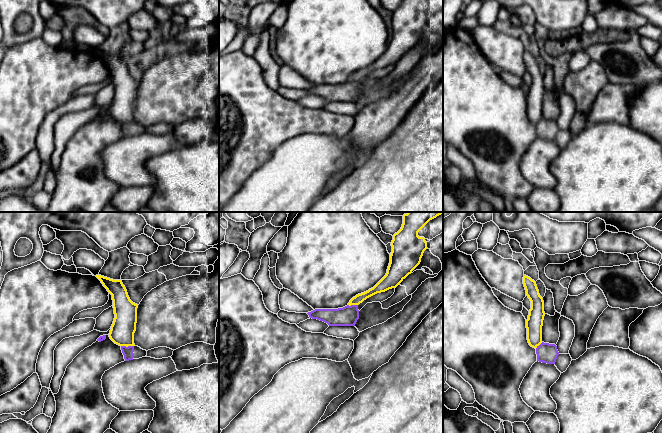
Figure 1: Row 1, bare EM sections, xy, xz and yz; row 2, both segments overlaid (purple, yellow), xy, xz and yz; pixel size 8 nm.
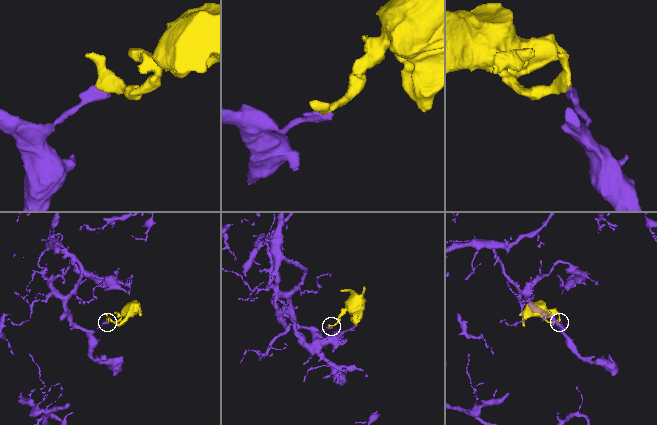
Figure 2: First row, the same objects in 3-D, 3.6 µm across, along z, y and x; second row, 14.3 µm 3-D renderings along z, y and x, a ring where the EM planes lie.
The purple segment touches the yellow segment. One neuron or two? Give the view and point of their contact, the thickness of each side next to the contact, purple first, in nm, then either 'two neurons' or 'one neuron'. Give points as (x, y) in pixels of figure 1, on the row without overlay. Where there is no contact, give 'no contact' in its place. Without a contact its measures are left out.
xy (128, 122) | 80/190 nm | two neurons

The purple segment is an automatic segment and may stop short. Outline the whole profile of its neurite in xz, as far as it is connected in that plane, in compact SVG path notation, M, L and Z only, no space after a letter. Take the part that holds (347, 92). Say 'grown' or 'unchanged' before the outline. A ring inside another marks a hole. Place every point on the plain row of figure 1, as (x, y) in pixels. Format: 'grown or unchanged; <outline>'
unchanged; M347 81L338 85L315 85L307 90L329 102L355 102L359 95L358 81Z

